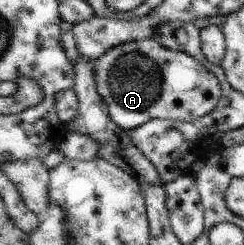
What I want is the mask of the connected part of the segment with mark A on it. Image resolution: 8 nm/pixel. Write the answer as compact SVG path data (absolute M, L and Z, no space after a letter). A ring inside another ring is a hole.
M154 38L116 46L97 59L96 63L97 90L108 106L111 120L126 132L156 118L183 122L196 121L214 111L222 97L218 78L206 66L196 61L193 55L168 49Z

